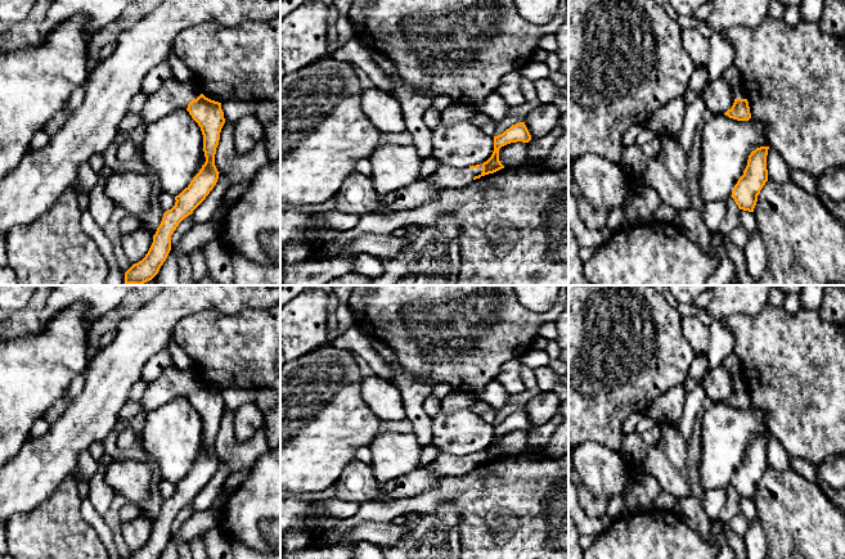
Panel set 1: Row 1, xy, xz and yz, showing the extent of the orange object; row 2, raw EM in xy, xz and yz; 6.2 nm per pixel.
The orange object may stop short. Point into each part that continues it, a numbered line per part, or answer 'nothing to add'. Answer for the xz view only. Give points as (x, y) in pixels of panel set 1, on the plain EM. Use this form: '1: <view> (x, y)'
1: xz (444, 465)

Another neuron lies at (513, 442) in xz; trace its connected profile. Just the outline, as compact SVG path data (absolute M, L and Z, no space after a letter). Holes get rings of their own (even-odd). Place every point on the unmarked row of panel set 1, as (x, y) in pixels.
M511 430L499 437L499 448L504 455L514 456L527 447L527 430Z

